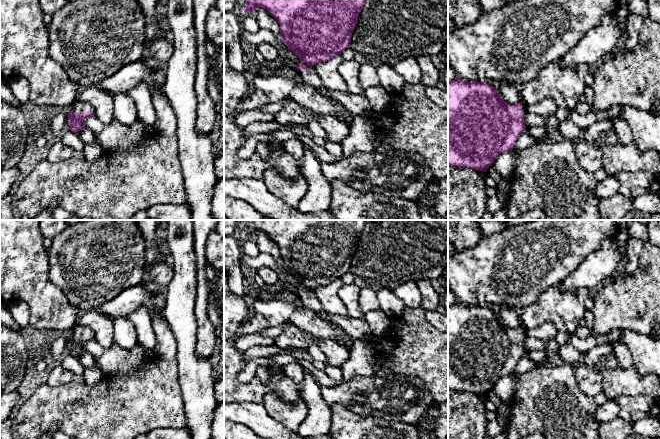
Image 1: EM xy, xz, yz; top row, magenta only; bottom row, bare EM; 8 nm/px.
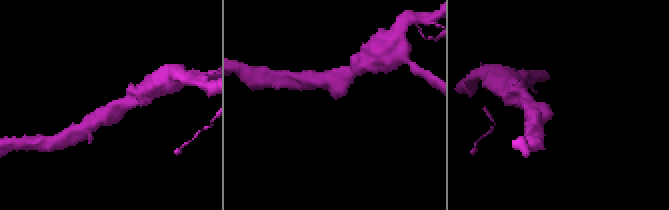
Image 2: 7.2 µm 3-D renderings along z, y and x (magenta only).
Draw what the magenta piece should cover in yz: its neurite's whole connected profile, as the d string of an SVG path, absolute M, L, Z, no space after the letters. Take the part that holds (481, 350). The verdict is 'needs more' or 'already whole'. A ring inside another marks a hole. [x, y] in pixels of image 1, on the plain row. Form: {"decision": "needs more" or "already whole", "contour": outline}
{"decision": "needs more", "contour": "M460 301L448 305L448 389L486 396L499 379L515 371L517 362L526 353L524 342L527 333L528 330L522 326L507 328L497 312L486 306L467 306Z"}

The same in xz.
{"decision": "needs more", "contour": "M245 220L244 236L255 238L257 232L266 233L279 247L282 266L296 278L302 288L297 294L303 305L315 313L324 309L311 292L340 279L350 270L359 238L369 220Z"}

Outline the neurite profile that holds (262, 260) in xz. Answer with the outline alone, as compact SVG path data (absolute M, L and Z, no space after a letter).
M242 253L240 257L240 264L241 267L246 267L255 270L258 270L261 267L271 268L278 273L281 282L292 284L297 289L302 288L309 292L309 290L306 287L301 286L299 281L293 276L291 276L283 266L279 266L277 264L277 259L271 255L259 253L259 255L256 257L249 257Z

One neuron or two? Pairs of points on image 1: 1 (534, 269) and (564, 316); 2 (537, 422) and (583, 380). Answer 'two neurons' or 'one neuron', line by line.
1: two neurons
2: two neurons

